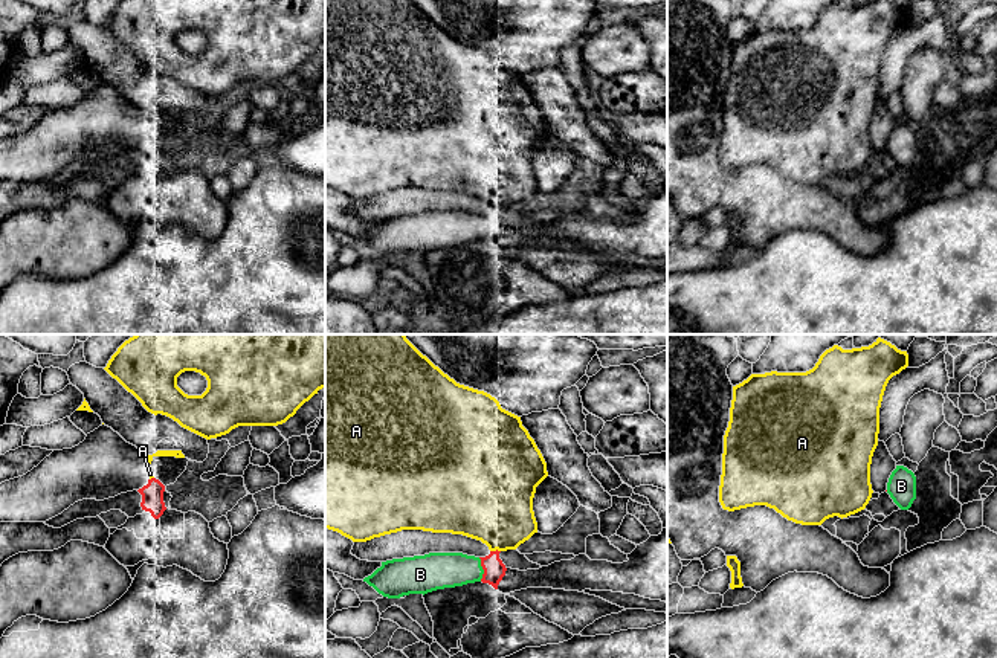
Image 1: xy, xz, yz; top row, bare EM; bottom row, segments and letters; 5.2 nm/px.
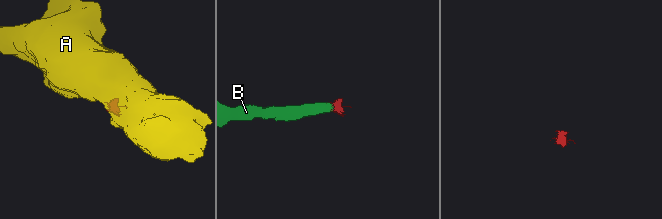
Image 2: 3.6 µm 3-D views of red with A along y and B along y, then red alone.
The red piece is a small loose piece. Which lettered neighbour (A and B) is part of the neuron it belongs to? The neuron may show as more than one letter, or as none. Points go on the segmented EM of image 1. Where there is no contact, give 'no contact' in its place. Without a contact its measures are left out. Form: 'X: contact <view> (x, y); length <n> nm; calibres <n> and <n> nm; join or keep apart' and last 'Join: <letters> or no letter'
A: contact xz (496, 550); length 60 nm; calibres 110 and 420 nm; keep apart
B: contact xz (483, 568); length 130 nm; calibres 110 and 190 nm; join
Join: B

